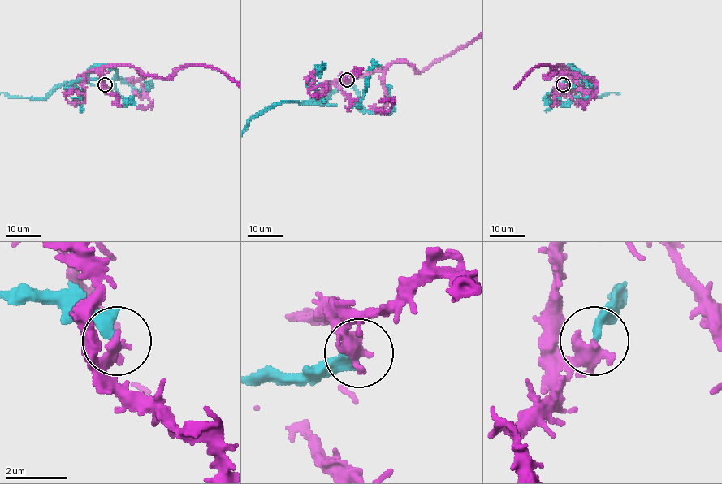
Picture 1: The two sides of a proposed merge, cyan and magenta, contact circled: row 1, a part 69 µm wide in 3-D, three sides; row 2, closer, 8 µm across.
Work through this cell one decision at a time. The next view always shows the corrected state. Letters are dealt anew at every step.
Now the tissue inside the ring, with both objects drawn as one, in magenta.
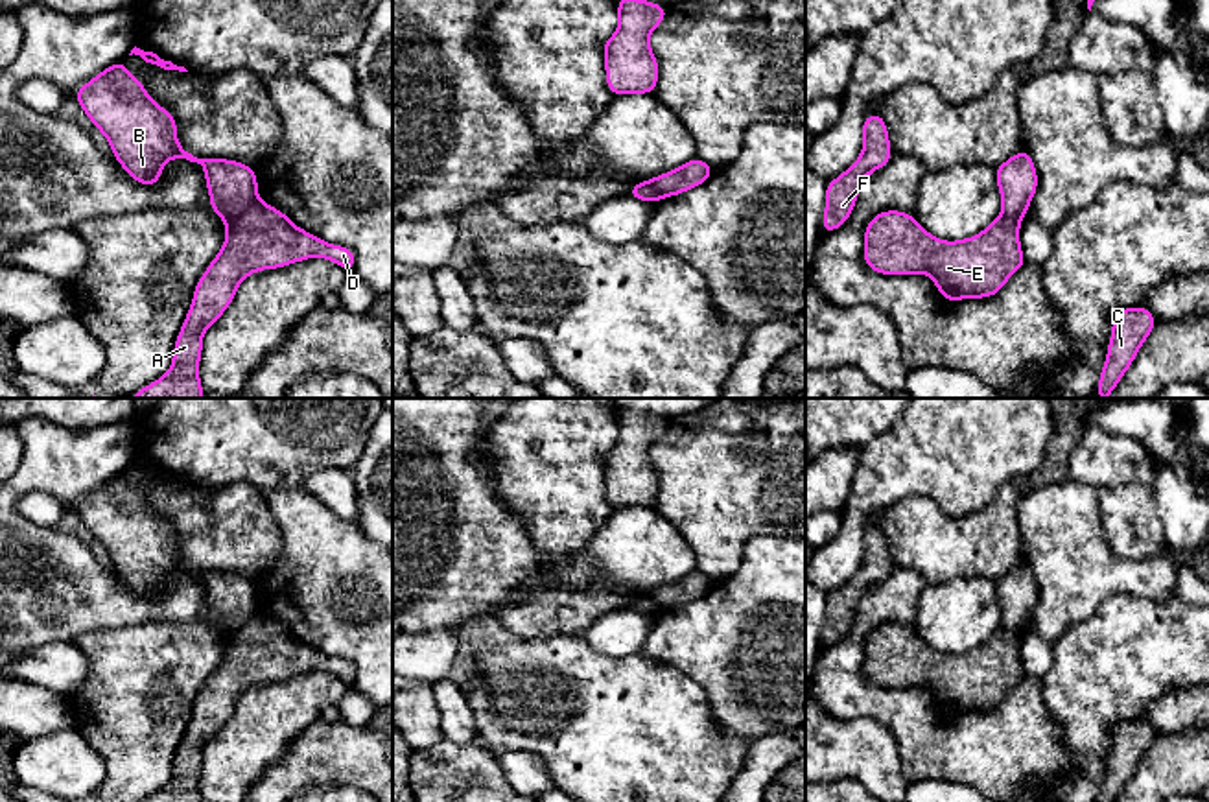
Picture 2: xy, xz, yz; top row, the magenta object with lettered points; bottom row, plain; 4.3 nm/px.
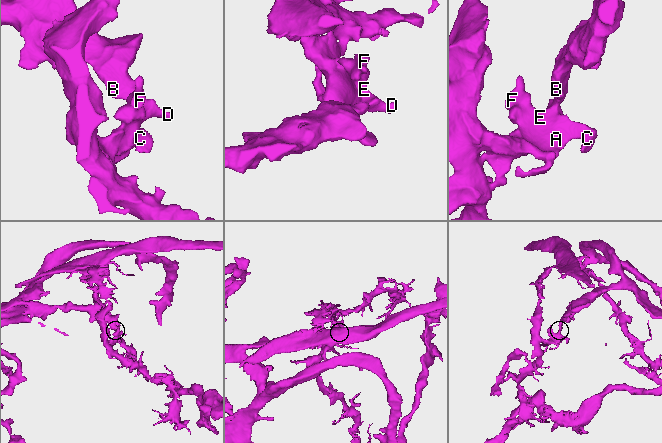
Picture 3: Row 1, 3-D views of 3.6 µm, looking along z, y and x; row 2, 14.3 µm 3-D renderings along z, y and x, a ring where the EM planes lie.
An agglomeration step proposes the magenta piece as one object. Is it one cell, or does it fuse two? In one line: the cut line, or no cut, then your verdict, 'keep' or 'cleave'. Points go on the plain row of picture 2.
xy (257, 611), (225, 636) | cleave

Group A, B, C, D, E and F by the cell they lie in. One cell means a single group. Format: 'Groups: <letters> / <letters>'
Groups: A C D E F / B

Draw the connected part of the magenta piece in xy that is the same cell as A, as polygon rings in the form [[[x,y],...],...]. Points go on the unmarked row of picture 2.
[[[254,612],[238,632],[227,636],[221,664],[212,671],[195,697],[192,719],[175,752],[171,780],[164,789],[142,802],[203,802],[199,793],[203,749],[232,717],[238,699],[256,684],[278,682],[315,669],[337,677],[346,686],[352,686],[356,678],[356,666],[350,660],[323,655],[319,649],[299,642],[282,623]]]

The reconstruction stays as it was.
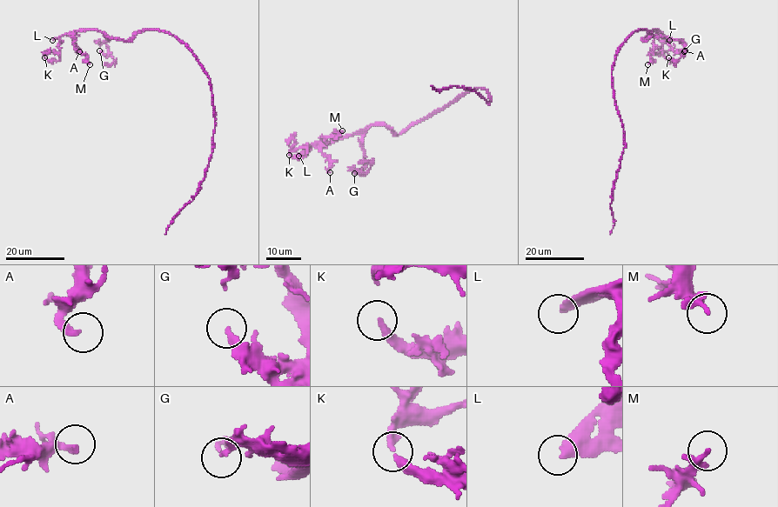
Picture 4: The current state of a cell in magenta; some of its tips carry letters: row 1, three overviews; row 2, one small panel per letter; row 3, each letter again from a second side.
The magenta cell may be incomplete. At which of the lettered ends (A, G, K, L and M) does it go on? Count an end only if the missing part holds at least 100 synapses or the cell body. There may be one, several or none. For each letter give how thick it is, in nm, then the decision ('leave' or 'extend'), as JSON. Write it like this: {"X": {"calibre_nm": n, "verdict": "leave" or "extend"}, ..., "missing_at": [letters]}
{"A": {"calibre_nm": 280, "verdict": "leave"}, "G": {"calibre_nm": 160, "verdict": "leave"}, "K": {"calibre_nm": 200, "verdict": "leave"}, "L": {"calibre_nm": 360, "verdict": "extend"}, "M": {"calibre_nm": 260, "verdict": "leave"}, "missing_at": ["L"]}

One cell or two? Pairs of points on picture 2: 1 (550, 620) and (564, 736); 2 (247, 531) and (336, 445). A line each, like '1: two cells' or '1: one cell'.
1: two cells
2: two cells

